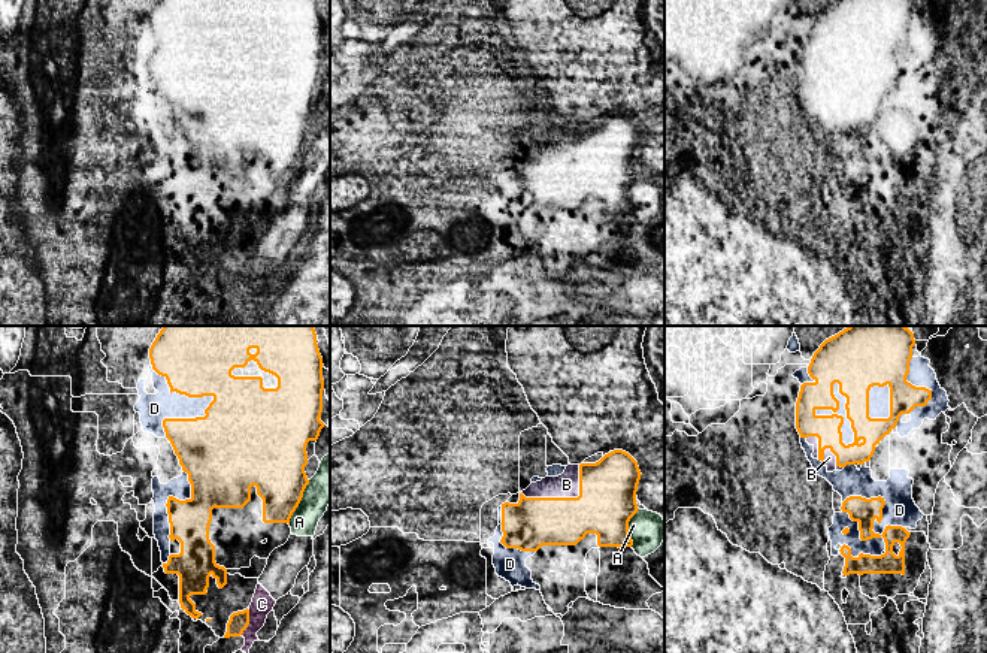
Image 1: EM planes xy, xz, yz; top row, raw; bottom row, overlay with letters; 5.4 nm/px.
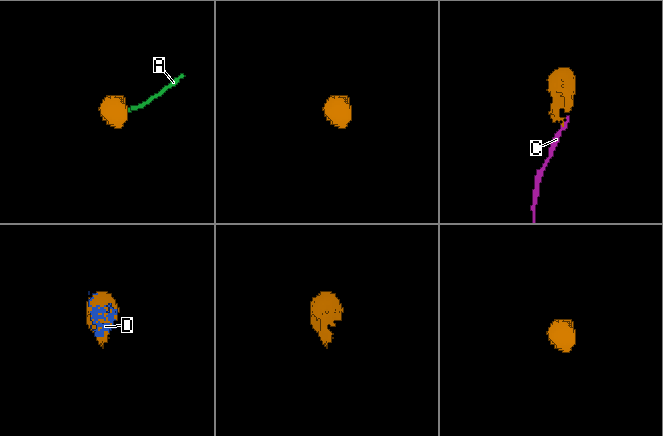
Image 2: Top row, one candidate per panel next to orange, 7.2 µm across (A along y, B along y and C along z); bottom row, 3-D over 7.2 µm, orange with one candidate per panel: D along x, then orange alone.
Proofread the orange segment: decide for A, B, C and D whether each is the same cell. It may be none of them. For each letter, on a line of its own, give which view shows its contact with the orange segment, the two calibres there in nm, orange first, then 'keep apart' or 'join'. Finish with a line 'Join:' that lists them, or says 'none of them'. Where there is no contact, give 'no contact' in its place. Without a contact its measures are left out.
A: xy | 320/190 nm | keep apart
B: xz | 320/130 nm | join
C: xy | 100/120 nm | keep apart
D: yz | 140/170 nm | join
Join: B, D

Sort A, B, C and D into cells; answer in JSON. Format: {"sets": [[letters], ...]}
{"sets": [["A", "C"], ["B", "D"]]}

